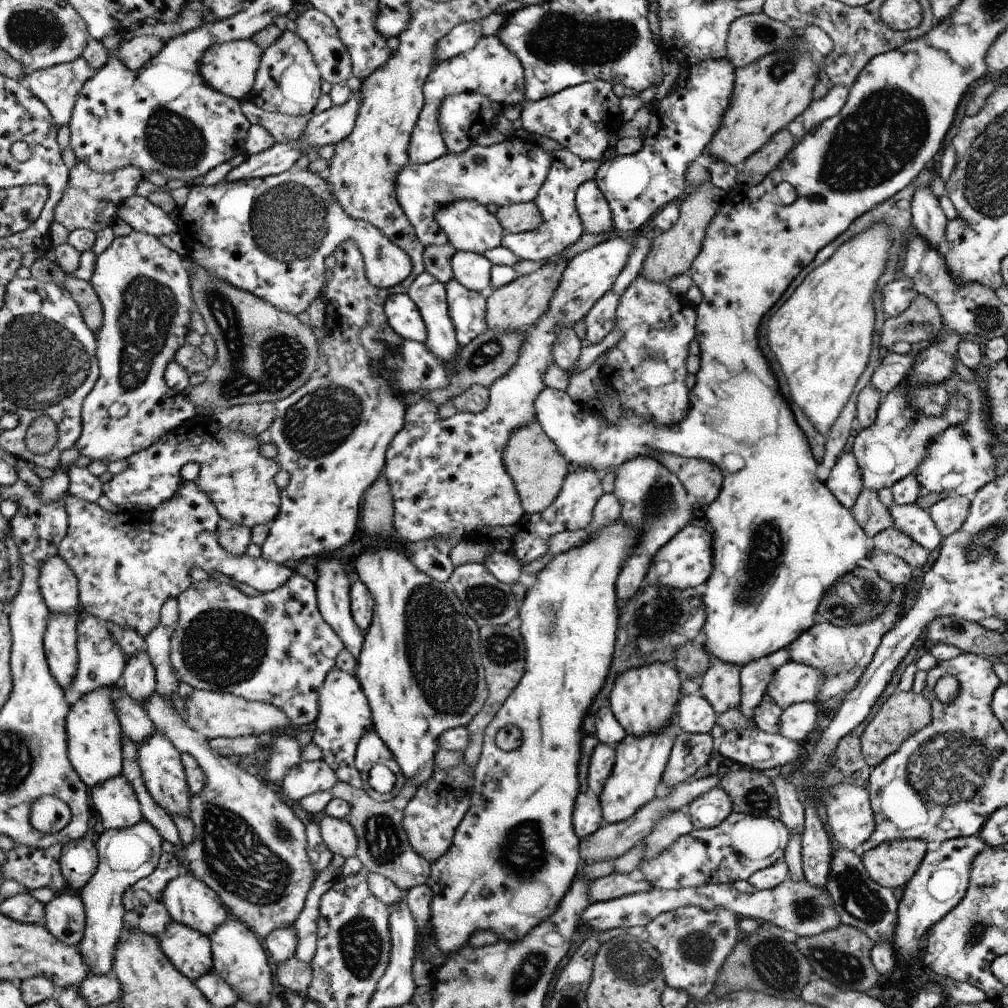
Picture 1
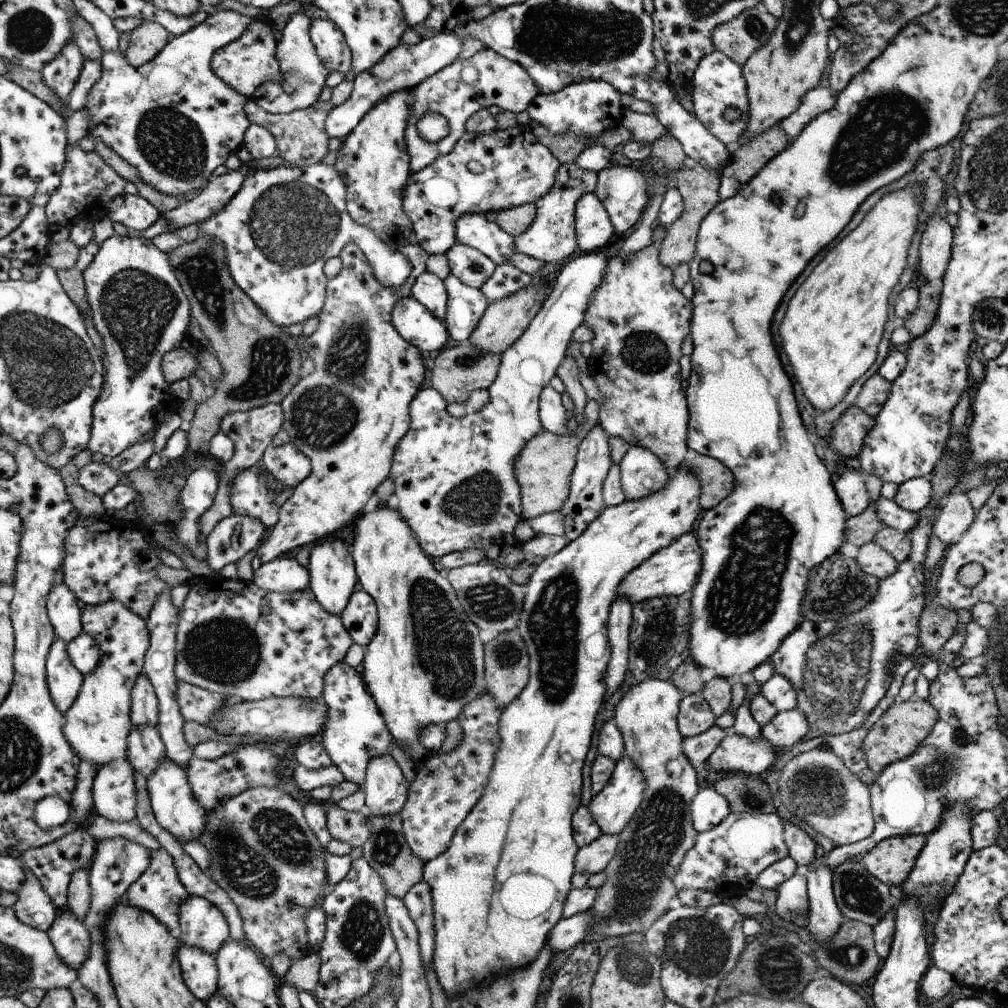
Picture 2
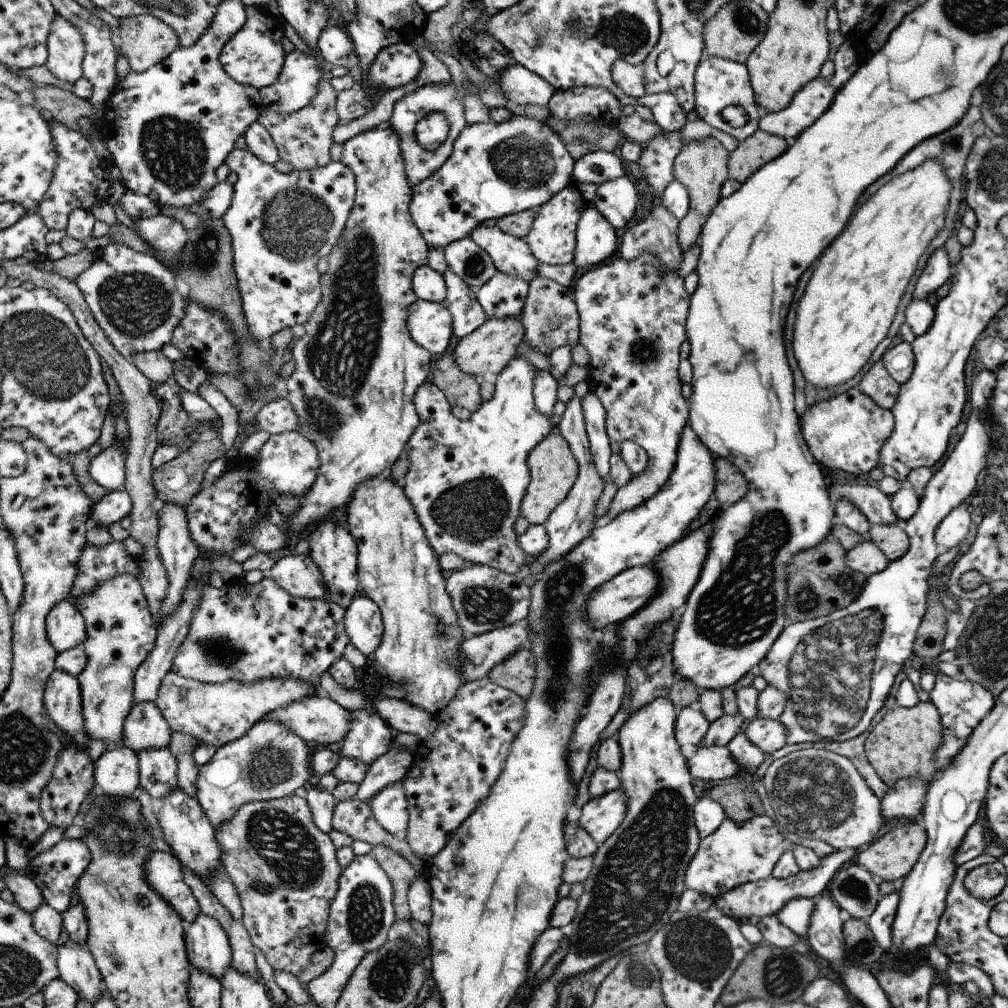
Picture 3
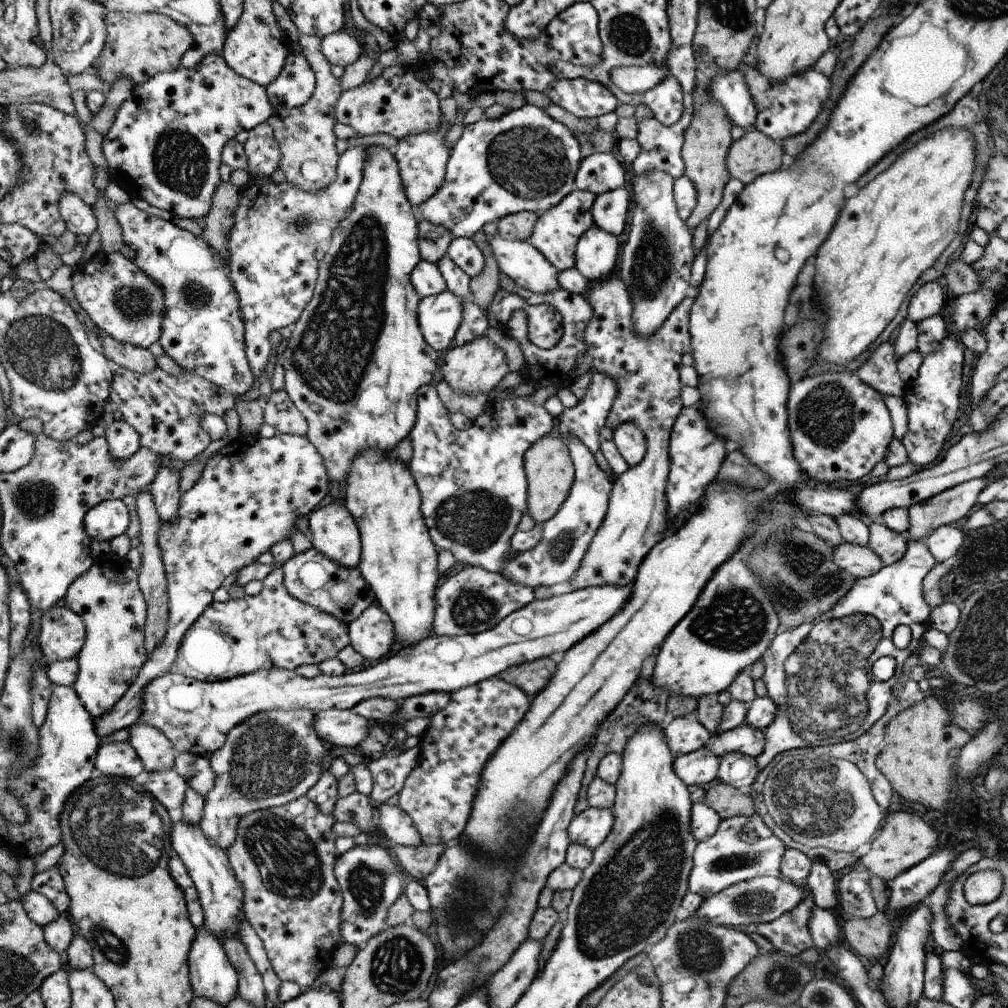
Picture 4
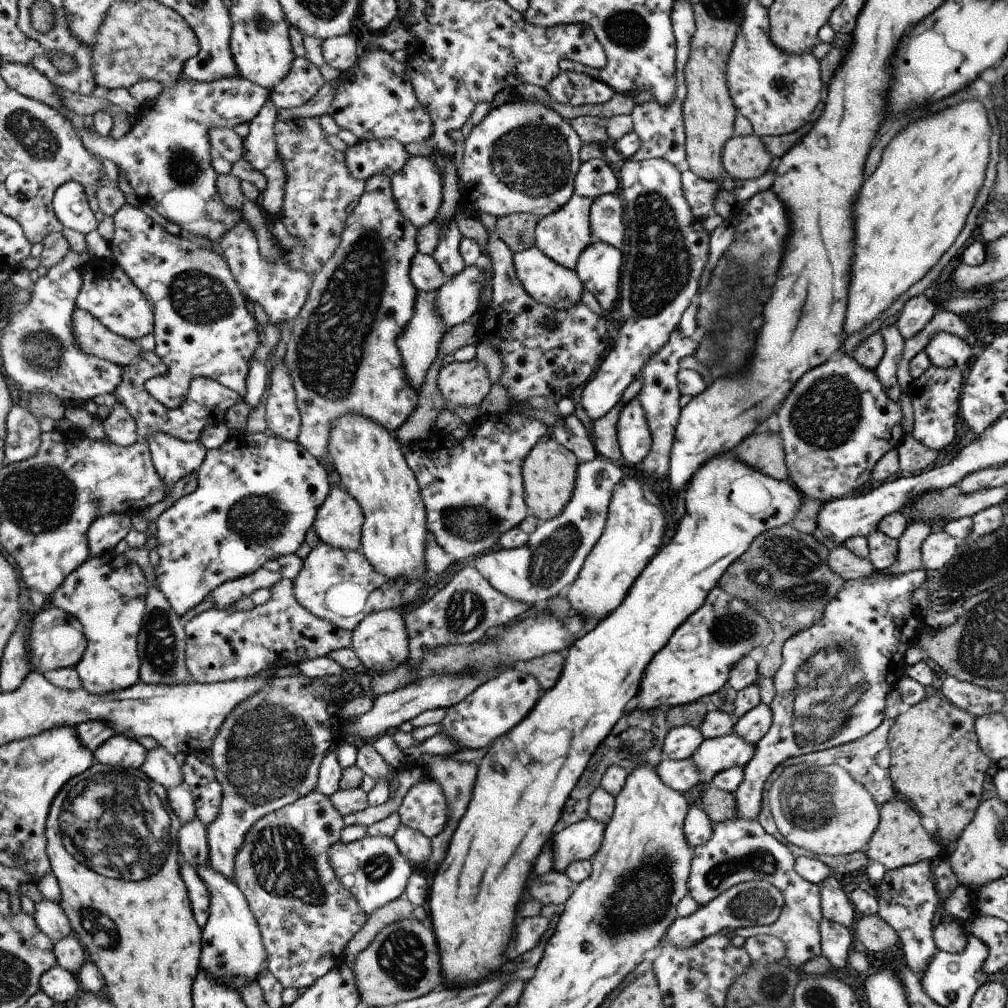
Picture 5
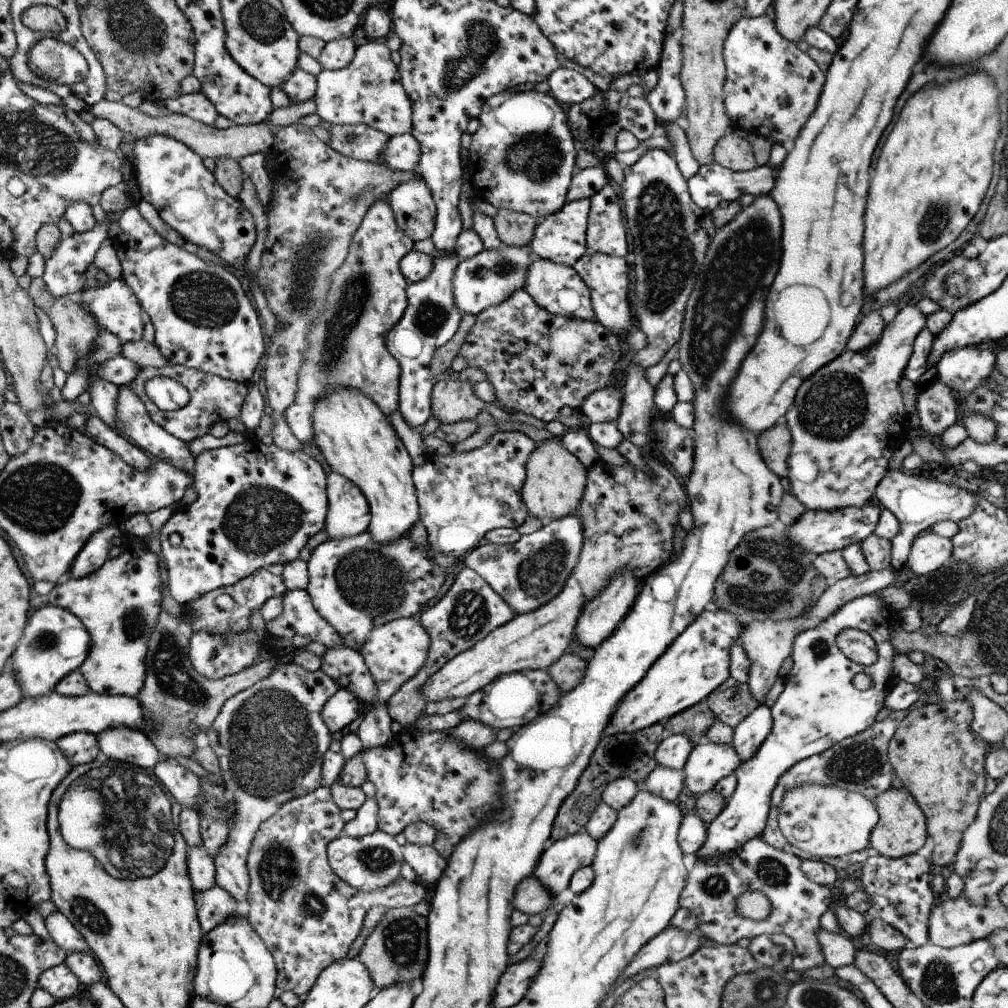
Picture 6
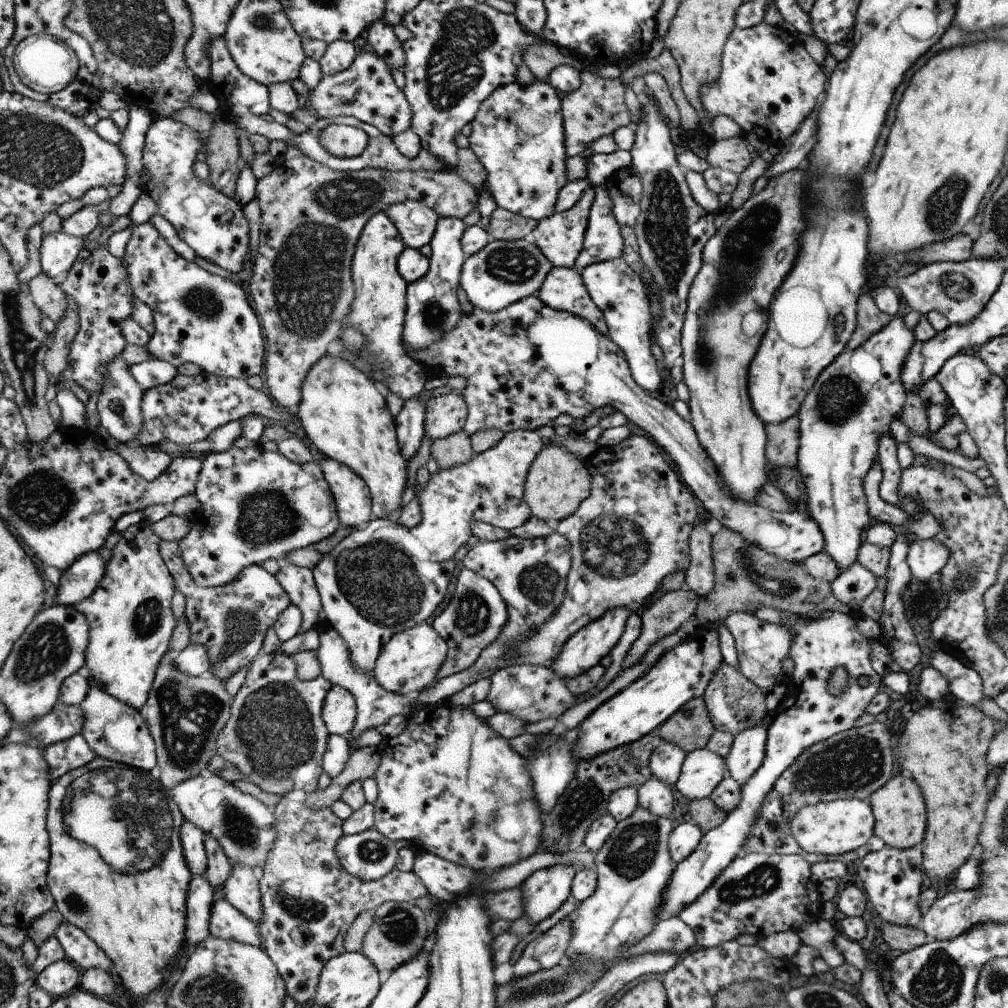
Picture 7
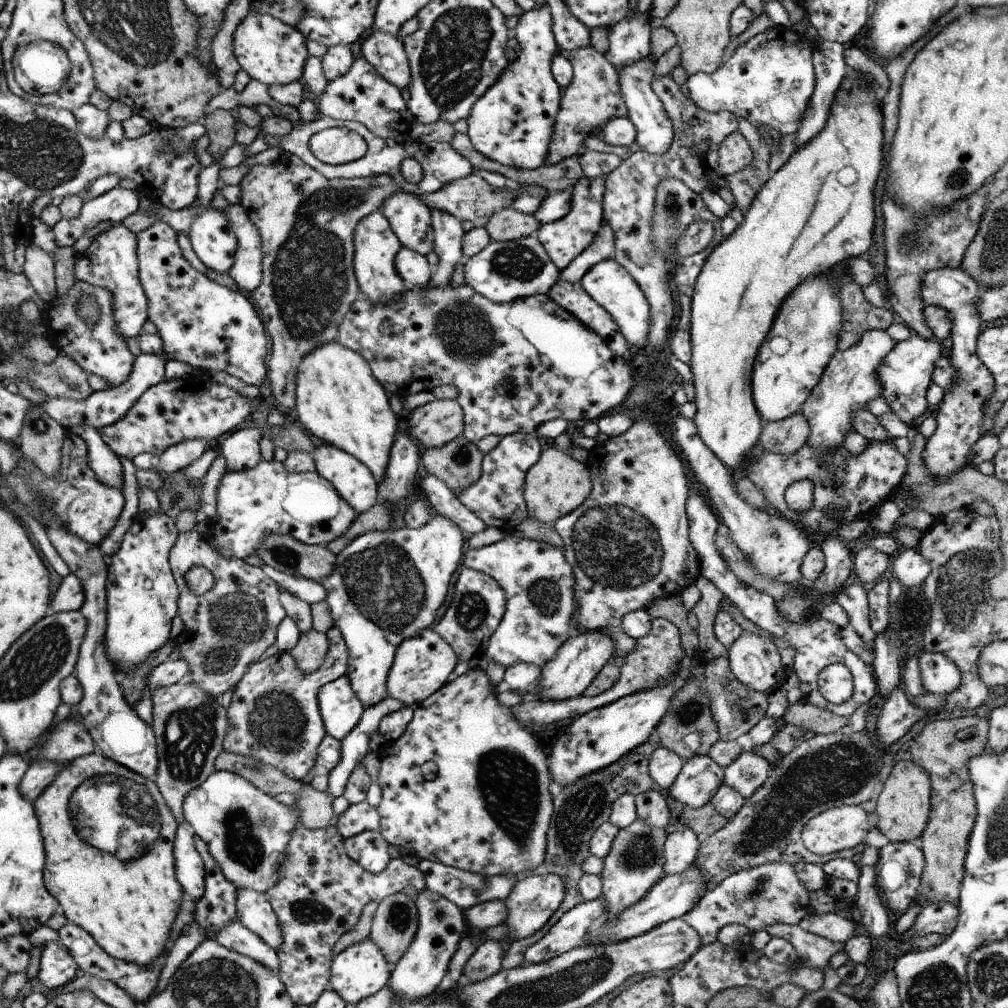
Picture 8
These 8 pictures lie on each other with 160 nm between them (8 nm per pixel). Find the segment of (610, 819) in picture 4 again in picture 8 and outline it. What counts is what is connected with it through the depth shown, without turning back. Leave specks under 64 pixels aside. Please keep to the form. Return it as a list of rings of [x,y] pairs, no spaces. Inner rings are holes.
[[[543,874],[542,876],[525,875],[516,882],[514,890],[507,900],[504,900],[508,908],[508,916],[503,924],[508,928],[508,938],[510,941],[520,940],[533,936],[546,922],[550,920],[552,914],[560,908],[566,894],[564,880],[558,874]]]

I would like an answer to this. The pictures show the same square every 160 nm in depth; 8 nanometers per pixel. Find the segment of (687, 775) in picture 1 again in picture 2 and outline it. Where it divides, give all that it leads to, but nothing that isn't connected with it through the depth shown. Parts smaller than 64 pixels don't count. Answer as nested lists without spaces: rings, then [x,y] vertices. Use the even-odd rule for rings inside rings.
[[[715,722],[707,731],[693,737],[683,737],[683,748],[688,760],[697,767],[702,767],[707,758],[718,748],[718,745],[728,736],[729,731],[724,730]]]

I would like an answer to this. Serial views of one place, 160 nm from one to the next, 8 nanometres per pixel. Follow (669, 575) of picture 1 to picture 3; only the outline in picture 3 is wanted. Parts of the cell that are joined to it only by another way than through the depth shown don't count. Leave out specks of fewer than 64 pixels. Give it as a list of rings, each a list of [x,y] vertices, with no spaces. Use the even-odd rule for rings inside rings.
[[[652,566],[630,567],[620,572],[608,583],[604,583],[598,590],[592,591],[590,599],[587,600],[588,622],[592,628],[606,628],[608,624],[622,622],[624,618],[638,612],[658,590],[658,576],[652,570]],[[616,612],[616,614],[614,614]],[[632,612],[632,614],[630,614]]]

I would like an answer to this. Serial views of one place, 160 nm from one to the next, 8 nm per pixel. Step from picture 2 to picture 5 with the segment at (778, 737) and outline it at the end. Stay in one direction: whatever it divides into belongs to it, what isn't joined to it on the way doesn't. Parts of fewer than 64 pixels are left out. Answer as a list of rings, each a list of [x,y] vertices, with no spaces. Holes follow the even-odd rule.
[[[733,732],[723,737],[704,739],[691,759],[699,769],[701,782],[709,782],[720,772],[732,767],[743,767],[755,756],[755,745]]]

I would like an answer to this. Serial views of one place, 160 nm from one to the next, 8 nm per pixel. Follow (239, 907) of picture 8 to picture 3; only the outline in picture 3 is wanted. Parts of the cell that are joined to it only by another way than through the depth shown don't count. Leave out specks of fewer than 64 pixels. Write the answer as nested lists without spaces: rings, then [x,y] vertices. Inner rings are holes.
[[[260,719],[244,736],[231,743],[218,747],[212,760],[199,767],[197,778],[196,798],[203,807],[203,811],[217,829],[222,824],[232,820],[243,804],[256,801],[271,801],[300,793],[306,782],[314,780],[312,773],[312,752],[310,744],[289,729],[282,721],[274,719]]]

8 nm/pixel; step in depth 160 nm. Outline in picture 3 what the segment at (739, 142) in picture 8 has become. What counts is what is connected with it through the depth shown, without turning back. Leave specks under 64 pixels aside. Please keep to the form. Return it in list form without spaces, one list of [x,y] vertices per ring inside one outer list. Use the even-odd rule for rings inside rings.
[[[758,129],[743,140],[731,153],[728,168],[731,177],[746,183],[759,168],[778,159],[787,151],[786,139]]]

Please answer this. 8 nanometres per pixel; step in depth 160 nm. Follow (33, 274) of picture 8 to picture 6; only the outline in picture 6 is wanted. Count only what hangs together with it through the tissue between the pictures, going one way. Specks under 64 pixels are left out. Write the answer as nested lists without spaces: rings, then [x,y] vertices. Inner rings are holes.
[[[40,277],[31,280],[28,292],[31,292],[32,300],[36,301],[36,306],[40,306],[46,312],[46,316],[50,317],[56,331],[54,353],[58,359],[59,367],[69,374],[75,369],[76,361],[80,357],[89,355],[95,347],[95,340],[99,335],[97,320],[80,306],[76,298],[52,296],[47,285],[44,284],[44,280]]]

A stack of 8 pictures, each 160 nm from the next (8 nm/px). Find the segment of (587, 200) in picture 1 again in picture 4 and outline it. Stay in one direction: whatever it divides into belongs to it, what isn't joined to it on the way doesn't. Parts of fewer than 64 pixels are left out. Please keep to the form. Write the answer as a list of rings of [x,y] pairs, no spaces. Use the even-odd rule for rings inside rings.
[[[594,224],[578,240],[575,267],[590,284],[603,282],[616,268],[618,250],[620,244],[616,236]]]

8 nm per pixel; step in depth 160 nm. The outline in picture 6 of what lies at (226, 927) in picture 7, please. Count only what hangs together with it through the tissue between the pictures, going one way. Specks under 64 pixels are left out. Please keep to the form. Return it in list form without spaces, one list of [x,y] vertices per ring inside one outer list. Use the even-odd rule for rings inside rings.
[[[217,884],[208,890],[198,891],[196,904],[204,934],[214,931],[219,924],[226,923],[231,917],[246,919],[249,911],[247,901],[237,901]]]

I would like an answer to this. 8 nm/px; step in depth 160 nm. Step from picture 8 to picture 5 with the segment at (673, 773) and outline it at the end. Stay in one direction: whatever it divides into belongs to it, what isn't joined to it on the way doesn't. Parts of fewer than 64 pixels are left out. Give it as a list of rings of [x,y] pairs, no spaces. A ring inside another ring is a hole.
[[[690,725],[670,727],[670,734],[668,734],[664,739],[662,750],[664,751],[664,754],[668,756],[668,758],[675,761],[690,759],[698,748],[702,746],[704,739],[703,733],[701,733],[699,729],[691,727]]]

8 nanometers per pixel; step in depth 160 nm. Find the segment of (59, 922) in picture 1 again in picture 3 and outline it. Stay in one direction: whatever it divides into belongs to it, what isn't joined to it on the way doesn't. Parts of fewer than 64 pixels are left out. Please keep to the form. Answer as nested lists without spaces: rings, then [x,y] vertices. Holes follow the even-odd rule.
[[[64,937],[58,944],[58,953],[59,978],[75,989],[79,1001],[98,1003],[105,991],[103,975],[86,944]]]

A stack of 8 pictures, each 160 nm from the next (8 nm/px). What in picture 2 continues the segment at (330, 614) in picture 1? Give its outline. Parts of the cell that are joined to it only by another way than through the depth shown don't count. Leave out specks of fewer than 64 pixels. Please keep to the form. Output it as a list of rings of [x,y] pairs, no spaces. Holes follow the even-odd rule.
[[[335,537],[324,539],[320,544],[310,548],[309,564],[307,566],[311,575],[310,590],[315,593],[316,600],[323,607],[335,615],[340,615],[346,610],[347,604],[354,594],[354,586],[359,580],[359,575],[355,569],[354,553],[346,547],[342,540]]]

